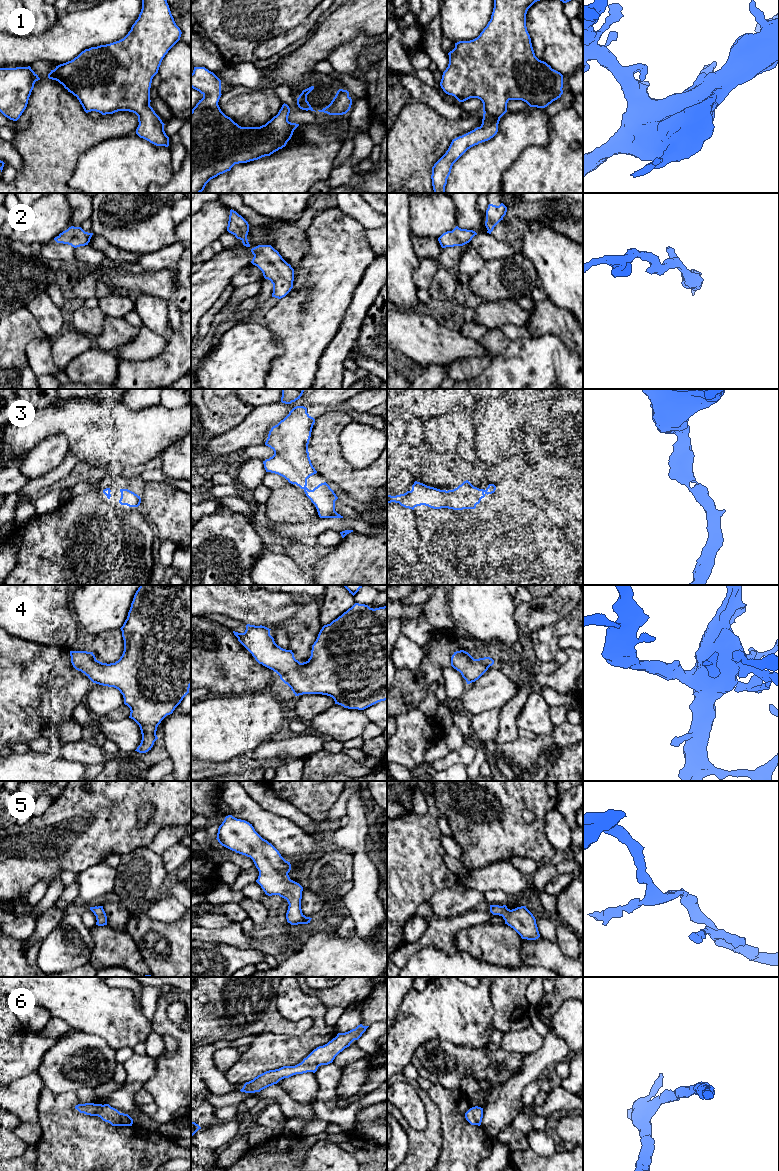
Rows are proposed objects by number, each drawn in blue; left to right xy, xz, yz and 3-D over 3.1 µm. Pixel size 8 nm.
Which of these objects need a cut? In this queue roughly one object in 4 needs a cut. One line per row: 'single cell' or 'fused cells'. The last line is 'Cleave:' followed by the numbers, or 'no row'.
1: single cell
2: single cell
3: single cell
4: single cell
5: single cell
6: single cell
Cleave: no row

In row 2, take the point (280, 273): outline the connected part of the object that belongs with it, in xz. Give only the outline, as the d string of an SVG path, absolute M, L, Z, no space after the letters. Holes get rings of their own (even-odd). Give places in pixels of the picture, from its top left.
M258 245L251 252L254 255L251 263L273 284L272 297L285 297L293 288L294 269L291 265L271 245Z

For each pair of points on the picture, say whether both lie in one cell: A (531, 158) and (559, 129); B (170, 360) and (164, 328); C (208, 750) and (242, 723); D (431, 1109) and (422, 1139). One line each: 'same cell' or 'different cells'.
A: same cell
B: different cells
C: same cell
D: same cell

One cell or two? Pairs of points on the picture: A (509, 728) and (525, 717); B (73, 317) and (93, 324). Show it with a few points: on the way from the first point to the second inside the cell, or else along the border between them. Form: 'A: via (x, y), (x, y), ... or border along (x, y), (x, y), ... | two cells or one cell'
A: border along (525, 701), (517, 717), (518, 727) | two cells
B: via (78, 319), (88, 321) | one cell

